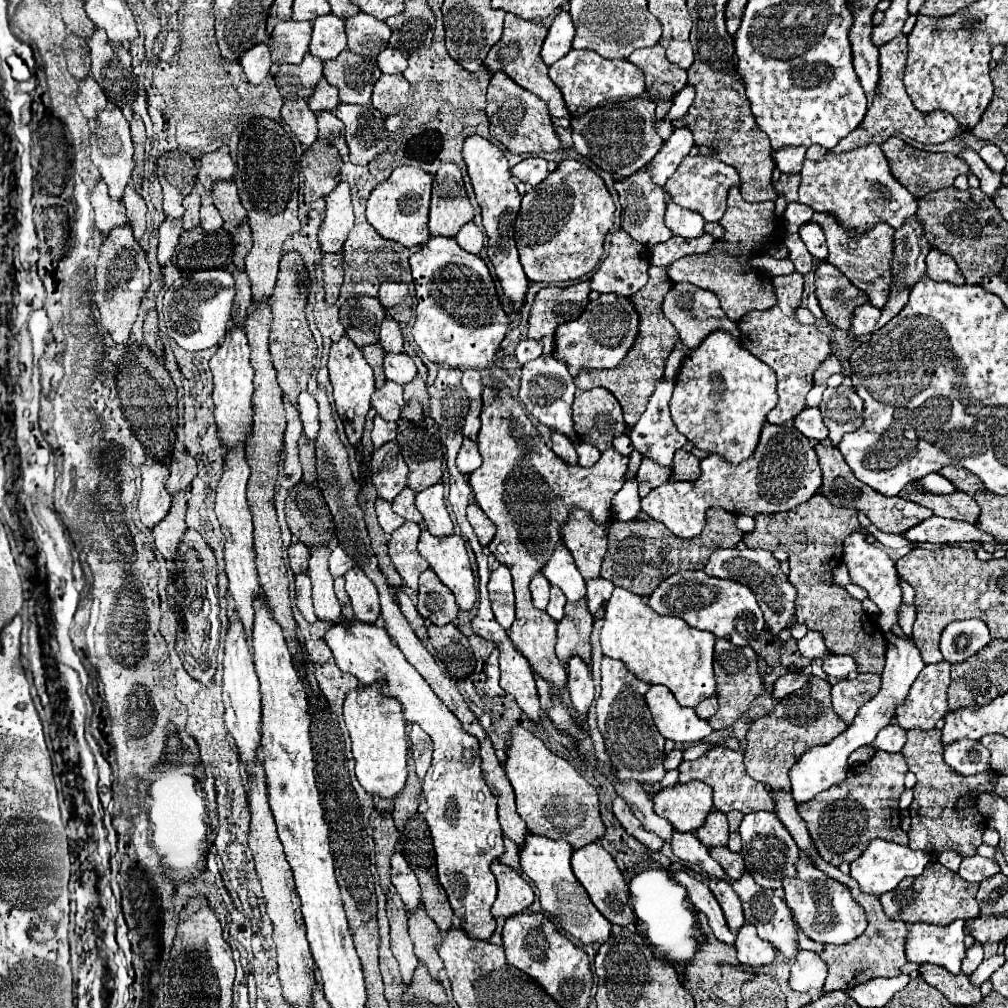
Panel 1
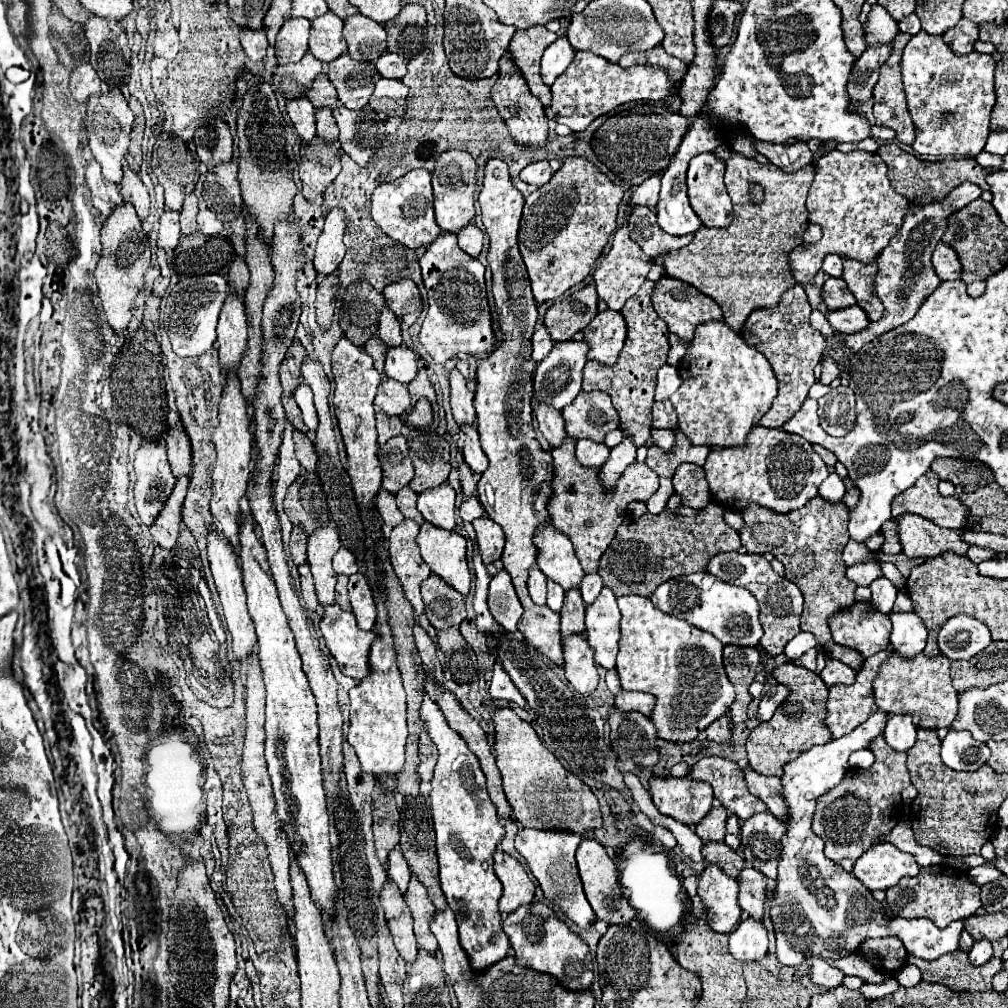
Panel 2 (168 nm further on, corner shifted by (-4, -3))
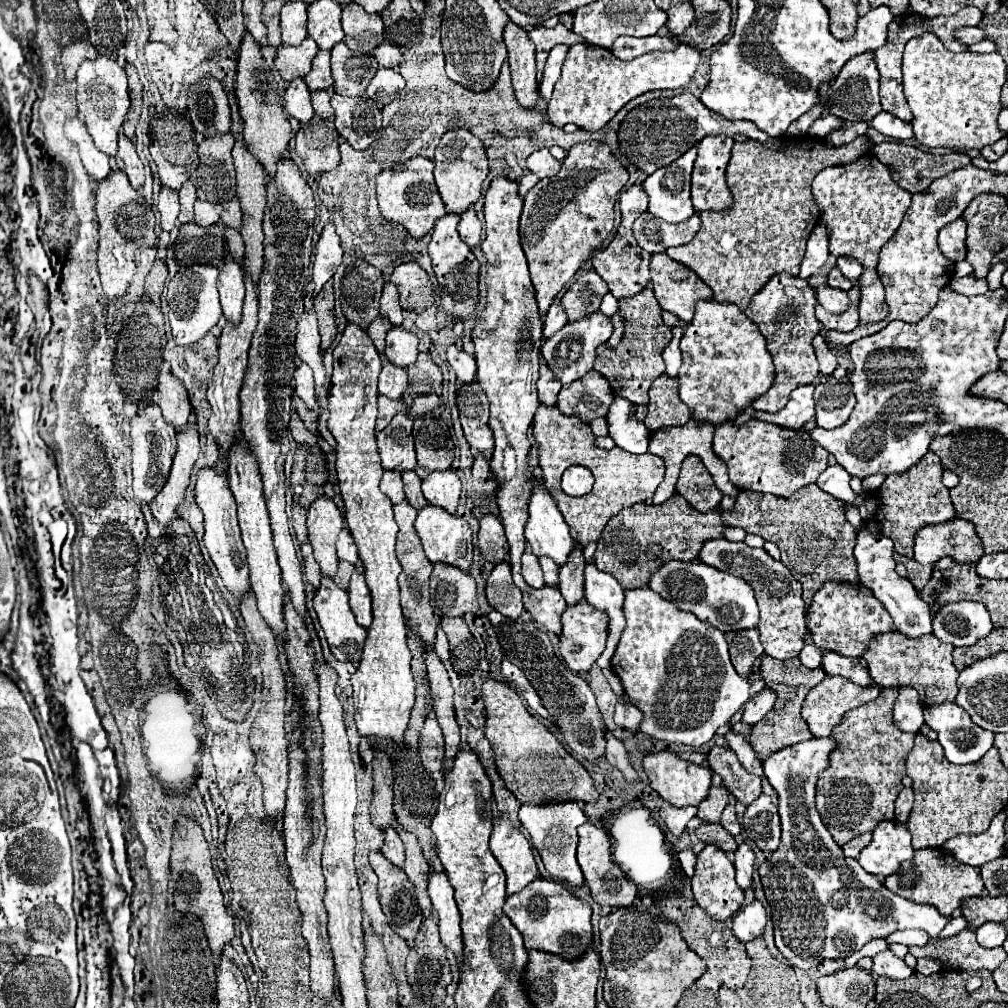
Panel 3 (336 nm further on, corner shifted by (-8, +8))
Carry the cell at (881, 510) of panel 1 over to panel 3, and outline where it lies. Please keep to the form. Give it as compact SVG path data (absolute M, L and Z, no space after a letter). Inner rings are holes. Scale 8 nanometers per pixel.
M954 518L950 522L936 524L936 526L926 526L926 528L918 530L916 546L914 546L914 560L916 562L920 562L920 564L936 564L940 558L946 558L946 556L956 560L956 564L974 564L984 556L982 540L976 534L974 524L970 524L968 520Z

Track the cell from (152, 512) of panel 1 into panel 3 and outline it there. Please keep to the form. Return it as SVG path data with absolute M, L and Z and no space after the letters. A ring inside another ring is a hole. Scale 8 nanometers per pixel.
M144 404L134 418L130 418L130 448L132 448L132 488L140 502L150 502L166 484L170 472L172 456L176 452L176 434L170 424L166 424L158 404Z

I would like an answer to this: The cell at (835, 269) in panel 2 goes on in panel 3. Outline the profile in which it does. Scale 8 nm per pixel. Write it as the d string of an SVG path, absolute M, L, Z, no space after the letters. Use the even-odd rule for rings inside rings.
M848 256L838 258L838 268L840 268L842 274L844 274L848 280L852 280L852 282L856 282L858 276L862 276L862 272L864 272L862 264L858 264L858 260L848 258Z

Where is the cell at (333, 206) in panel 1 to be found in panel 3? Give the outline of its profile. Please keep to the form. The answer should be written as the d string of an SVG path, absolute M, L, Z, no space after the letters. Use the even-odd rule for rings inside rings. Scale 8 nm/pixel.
M328 224L314 250L314 268L312 268L312 280L316 284L316 294L322 290L322 286L332 278L336 268L342 264L342 246L340 238L334 230L334 224Z

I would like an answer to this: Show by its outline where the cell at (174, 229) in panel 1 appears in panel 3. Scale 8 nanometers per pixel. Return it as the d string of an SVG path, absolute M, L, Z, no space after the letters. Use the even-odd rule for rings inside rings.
M162 188L160 196L158 196L158 212L160 212L160 224L162 230L170 232L174 228L174 222L178 218L180 212L180 204L178 204L178 192L172 188Z

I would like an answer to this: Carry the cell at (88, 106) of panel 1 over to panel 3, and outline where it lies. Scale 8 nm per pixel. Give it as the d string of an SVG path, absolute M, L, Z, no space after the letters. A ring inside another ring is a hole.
M78 40L78 42L64 46L62 68L66 72L66 80L74 80L76 70L82 64L82 60L88 60L88 58L94 58L94 56L96 56L96 48L88 40Z

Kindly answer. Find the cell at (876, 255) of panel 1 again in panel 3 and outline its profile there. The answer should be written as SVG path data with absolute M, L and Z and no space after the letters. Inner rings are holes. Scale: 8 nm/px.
M866 268L858 280L858 286L862 288L860 324L872 324L872 322L886 320L888 304L884 300L884 288L882 288L882 282L878 280L876 270Z

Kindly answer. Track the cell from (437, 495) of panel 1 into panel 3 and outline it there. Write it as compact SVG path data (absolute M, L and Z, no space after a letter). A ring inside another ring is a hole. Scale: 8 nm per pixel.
M454 470L432 472L430 476L426 476L422 480L422 492L428 504L440 506L450 514L456 514L456 506L460 498L460 478L454 474Z

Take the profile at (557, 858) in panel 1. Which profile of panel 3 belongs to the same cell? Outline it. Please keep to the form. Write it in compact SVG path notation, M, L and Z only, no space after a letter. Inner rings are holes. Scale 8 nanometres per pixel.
M554 802L554 804L544 804L544 806L522 804L520 806L520 822L528 830L532 844L540 852L542 862L544 862L546 870L552 874L552 878L558 882L566 882L572 888L582 886L584 876L582 876L580 866L576 862L576 844L578 844L576 828L580 824L588 822L582 808L576 802Z

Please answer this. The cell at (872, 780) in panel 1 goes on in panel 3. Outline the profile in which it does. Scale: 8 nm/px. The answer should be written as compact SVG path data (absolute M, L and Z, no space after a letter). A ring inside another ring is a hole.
M882 688L874 702L846 712L842 724L830 732L830 738L836 740L836 750L830 754L828 768L818 774L816 808L840 846L864 832L872 832L882 820L894 820L894 800L902 790L906 756L916 738L902 732L892 720L896 696L898 688Z

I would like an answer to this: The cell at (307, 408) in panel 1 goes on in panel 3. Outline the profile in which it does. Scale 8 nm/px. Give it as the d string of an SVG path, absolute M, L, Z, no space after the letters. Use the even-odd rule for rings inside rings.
M298 364L294 372L294 392L308 404L310 410L318 410L314 396L314 378L308 364Z

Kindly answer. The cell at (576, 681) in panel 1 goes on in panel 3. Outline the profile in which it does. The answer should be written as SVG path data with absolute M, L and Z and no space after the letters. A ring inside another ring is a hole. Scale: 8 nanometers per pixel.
M580 600L574 606L568 606L562 612L562 634L560 634L560 654L566 660L568 668L584 674L592 668L592 664L598 660L598 656L604 652L608 636L608 620L606 612L594 608L592 604L586 604L586 600Z

